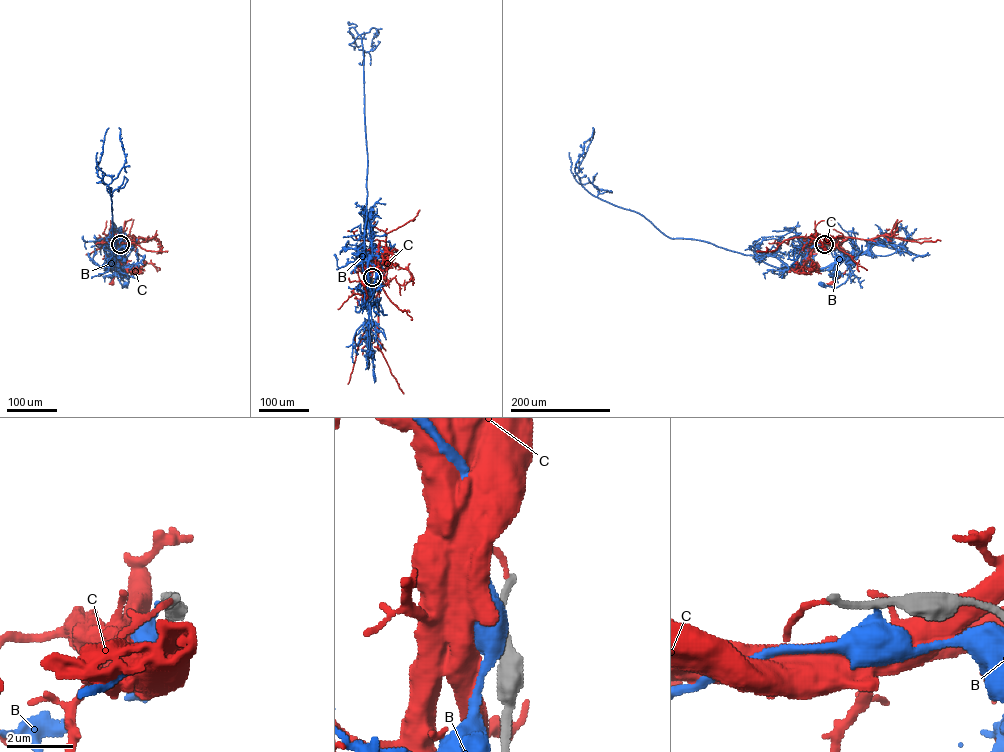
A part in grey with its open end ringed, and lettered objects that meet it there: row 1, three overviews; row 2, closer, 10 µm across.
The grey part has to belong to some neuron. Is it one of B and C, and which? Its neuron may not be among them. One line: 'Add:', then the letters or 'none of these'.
Add: none of these

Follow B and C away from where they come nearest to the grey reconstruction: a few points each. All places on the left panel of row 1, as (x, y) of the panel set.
B: (119, 245), (116, 261), (120, 258), (122, 266), (117, 277), (122, 287), (126, 284)
C: (120, 244), (117, 243), (112, 252), (111, 264), (115, 274), (112, 283)

